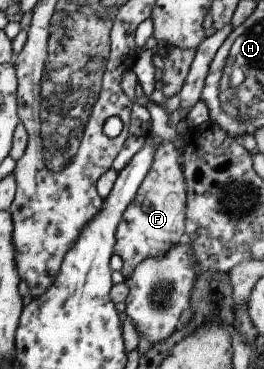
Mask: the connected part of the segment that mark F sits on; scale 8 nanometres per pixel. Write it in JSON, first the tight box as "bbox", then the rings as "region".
{"bbox":[113,141,186,277],"region":[[[163,141],[154,149],[151,165],[144,175],[133,201],[127,205],[127,209],[121,215],[121,221],[115,231],[115,245],[113,245],[113,254],[118,255],[122,261],[121,275],[129,277],[133,269],[147,257],[161,257],[169,245],[177,243],[184,239],[184,219],[186,206],[186,185],[181,171],[181,151],[177,152],[173,141]]]}

